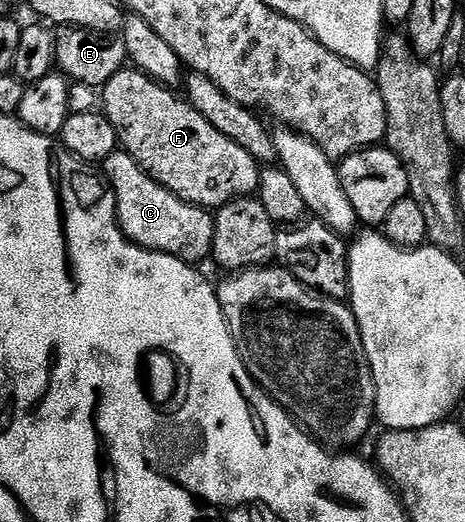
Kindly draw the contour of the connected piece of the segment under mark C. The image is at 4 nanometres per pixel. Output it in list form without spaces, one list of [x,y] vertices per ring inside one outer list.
[[[127,150],[112,152],[103,161],[103,172],[113,193],[117,196],[117,223],[134,243],[157,252],[170,252],[173,256],[180,256],[182,260],[190,262],[198,262],[197,260],[203,259],[204,256],[208,257],[212,253],[215,226],[213,225],[214,213],[210,209],[193,204],[175,195],[170,188],[165,188],[150,172],[146,172],[144,166]]]

